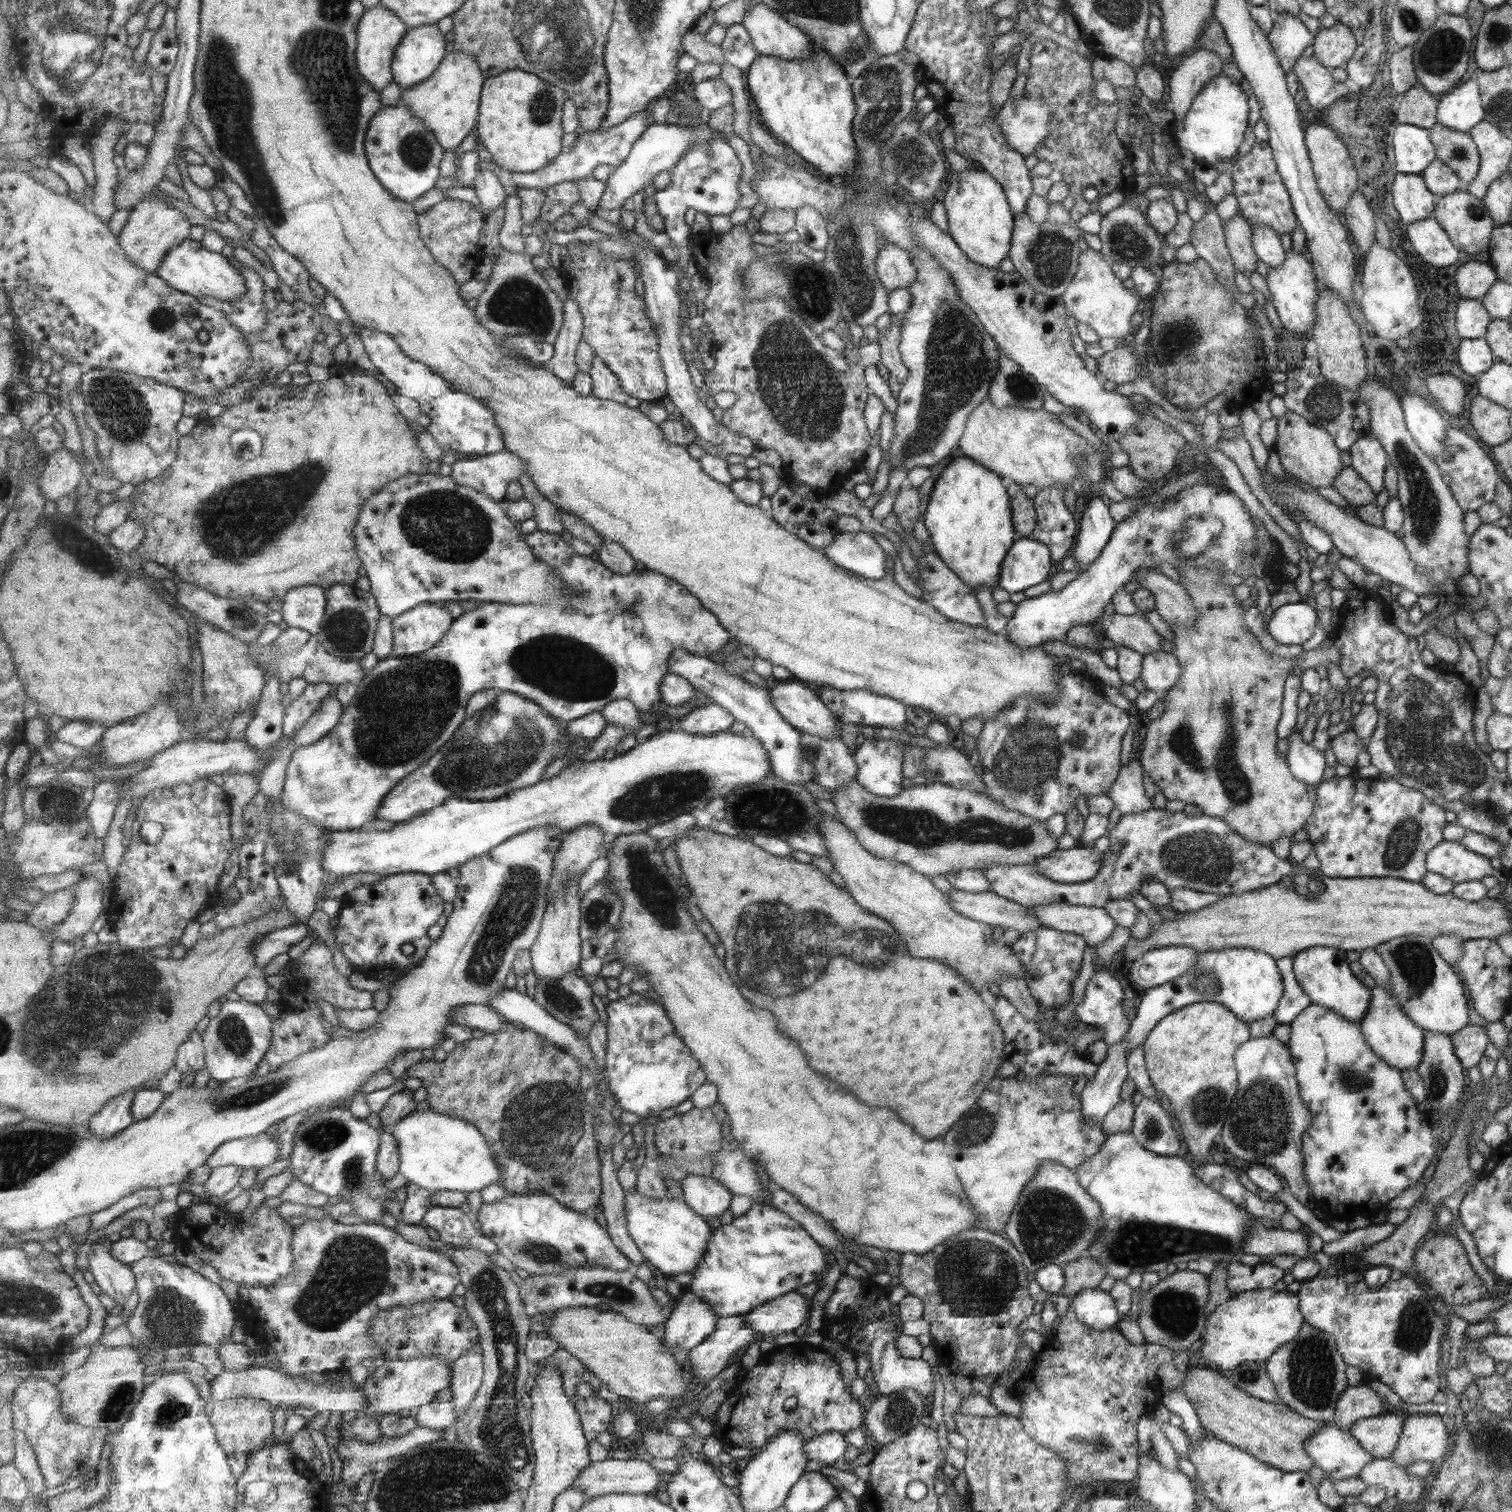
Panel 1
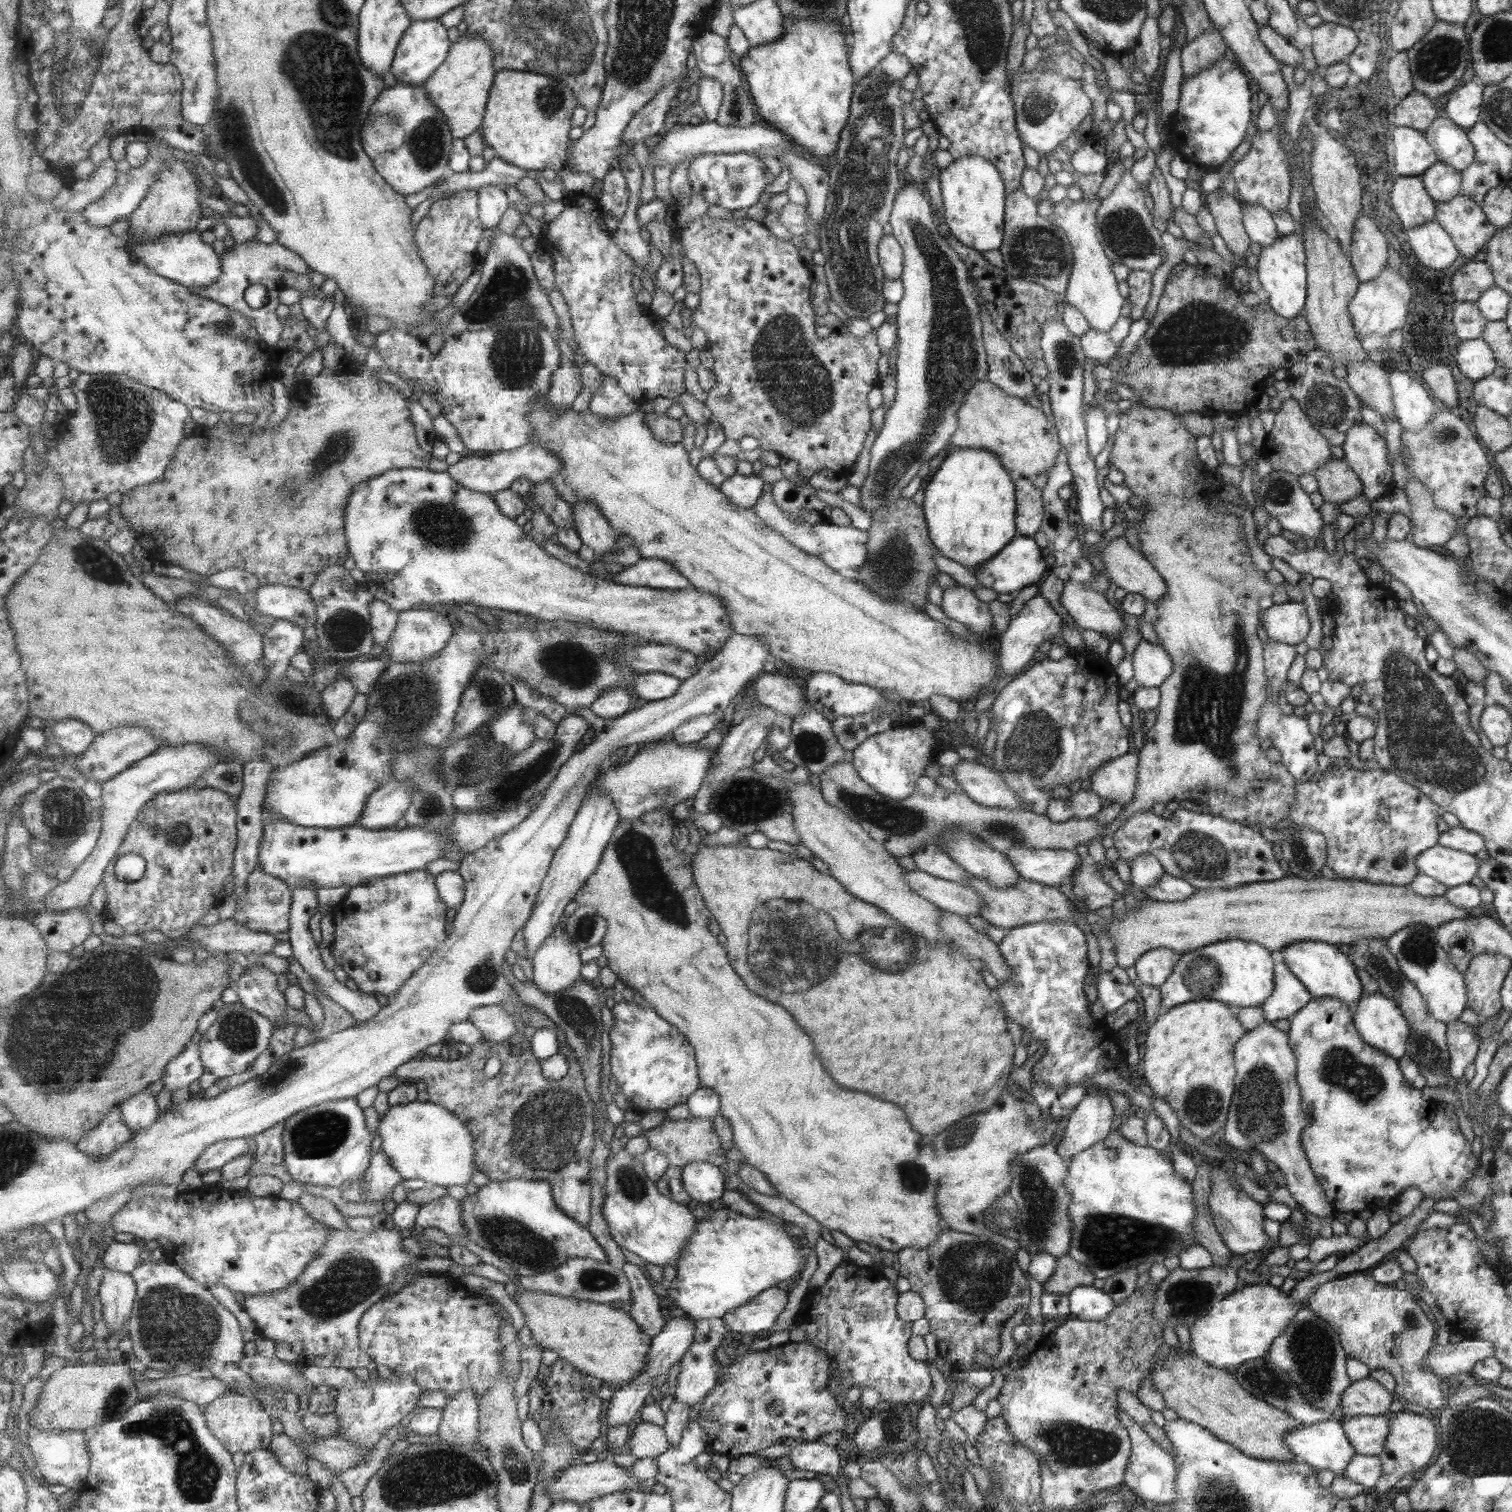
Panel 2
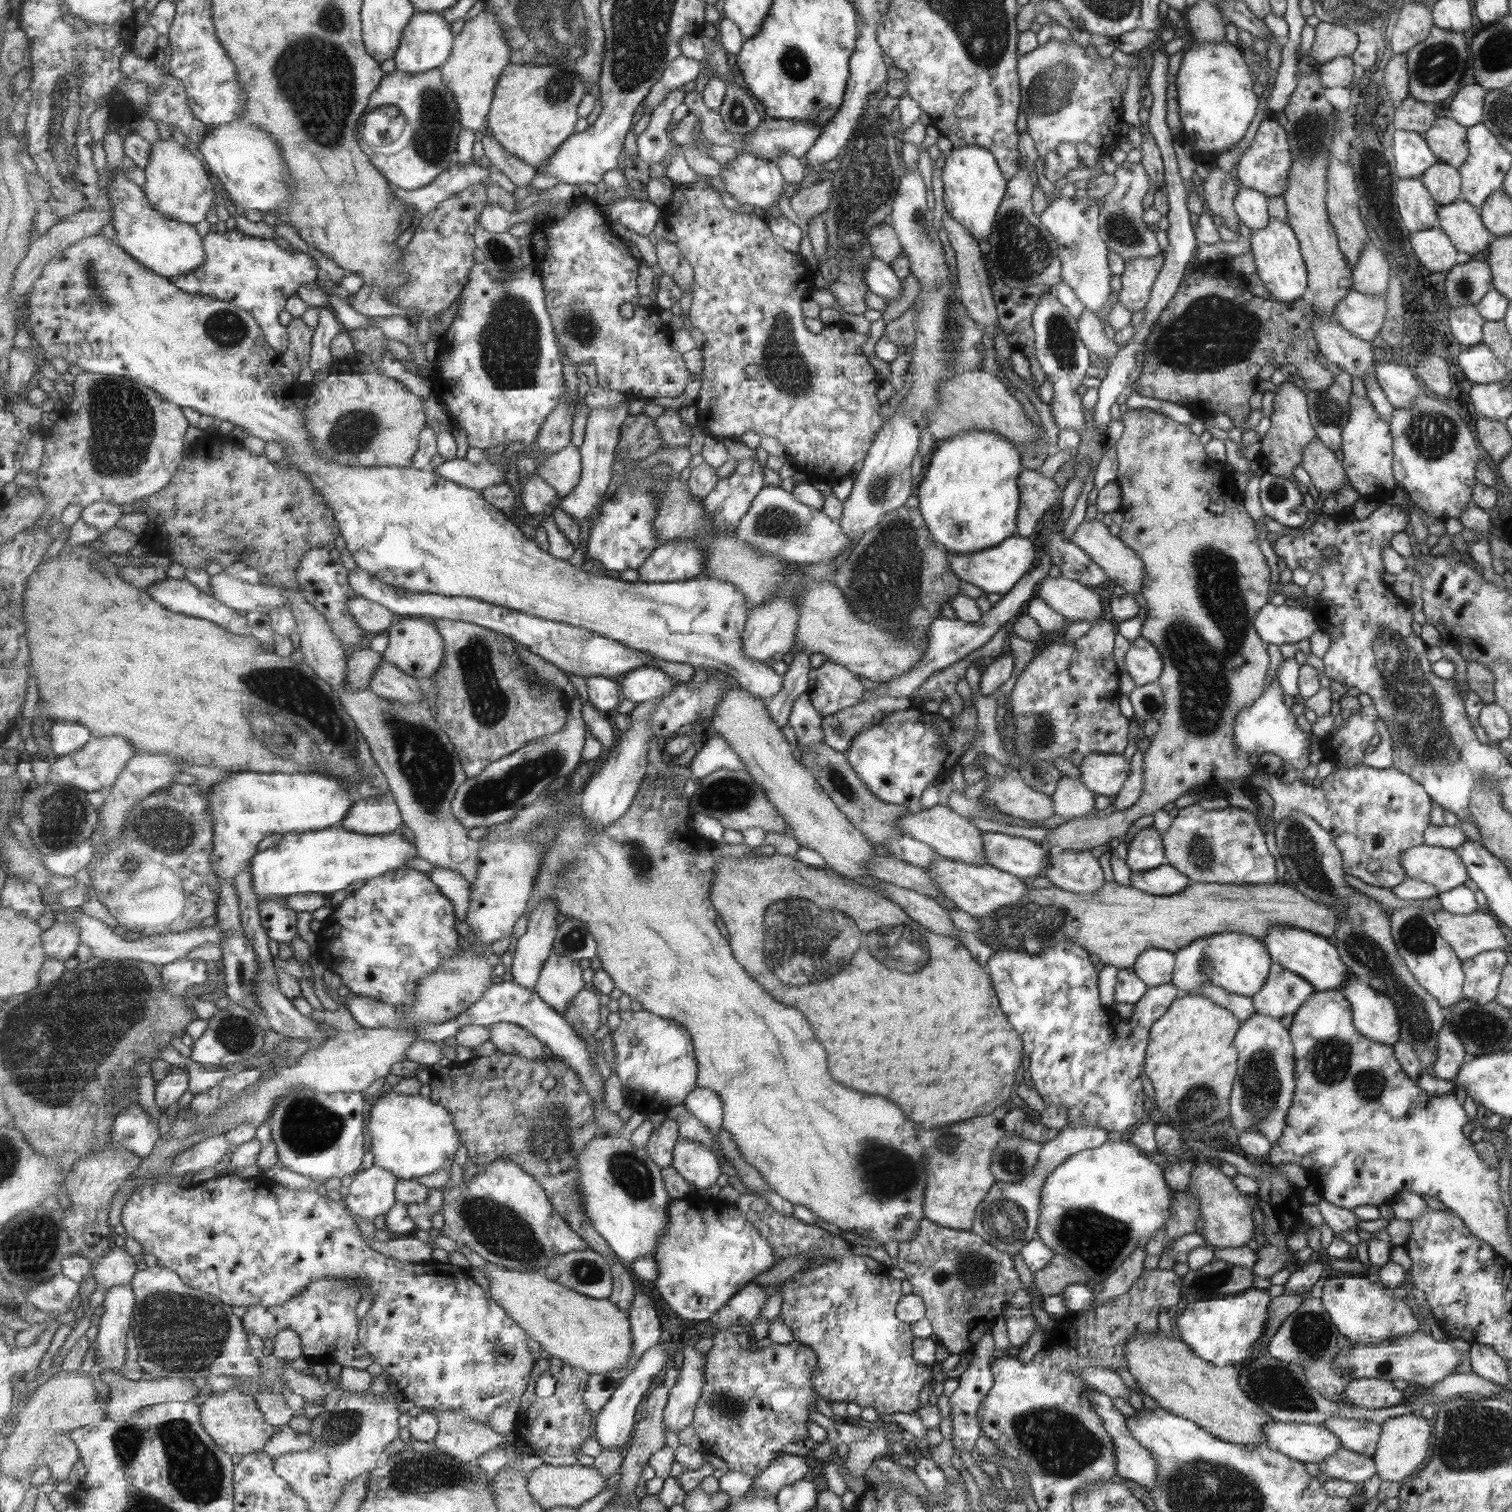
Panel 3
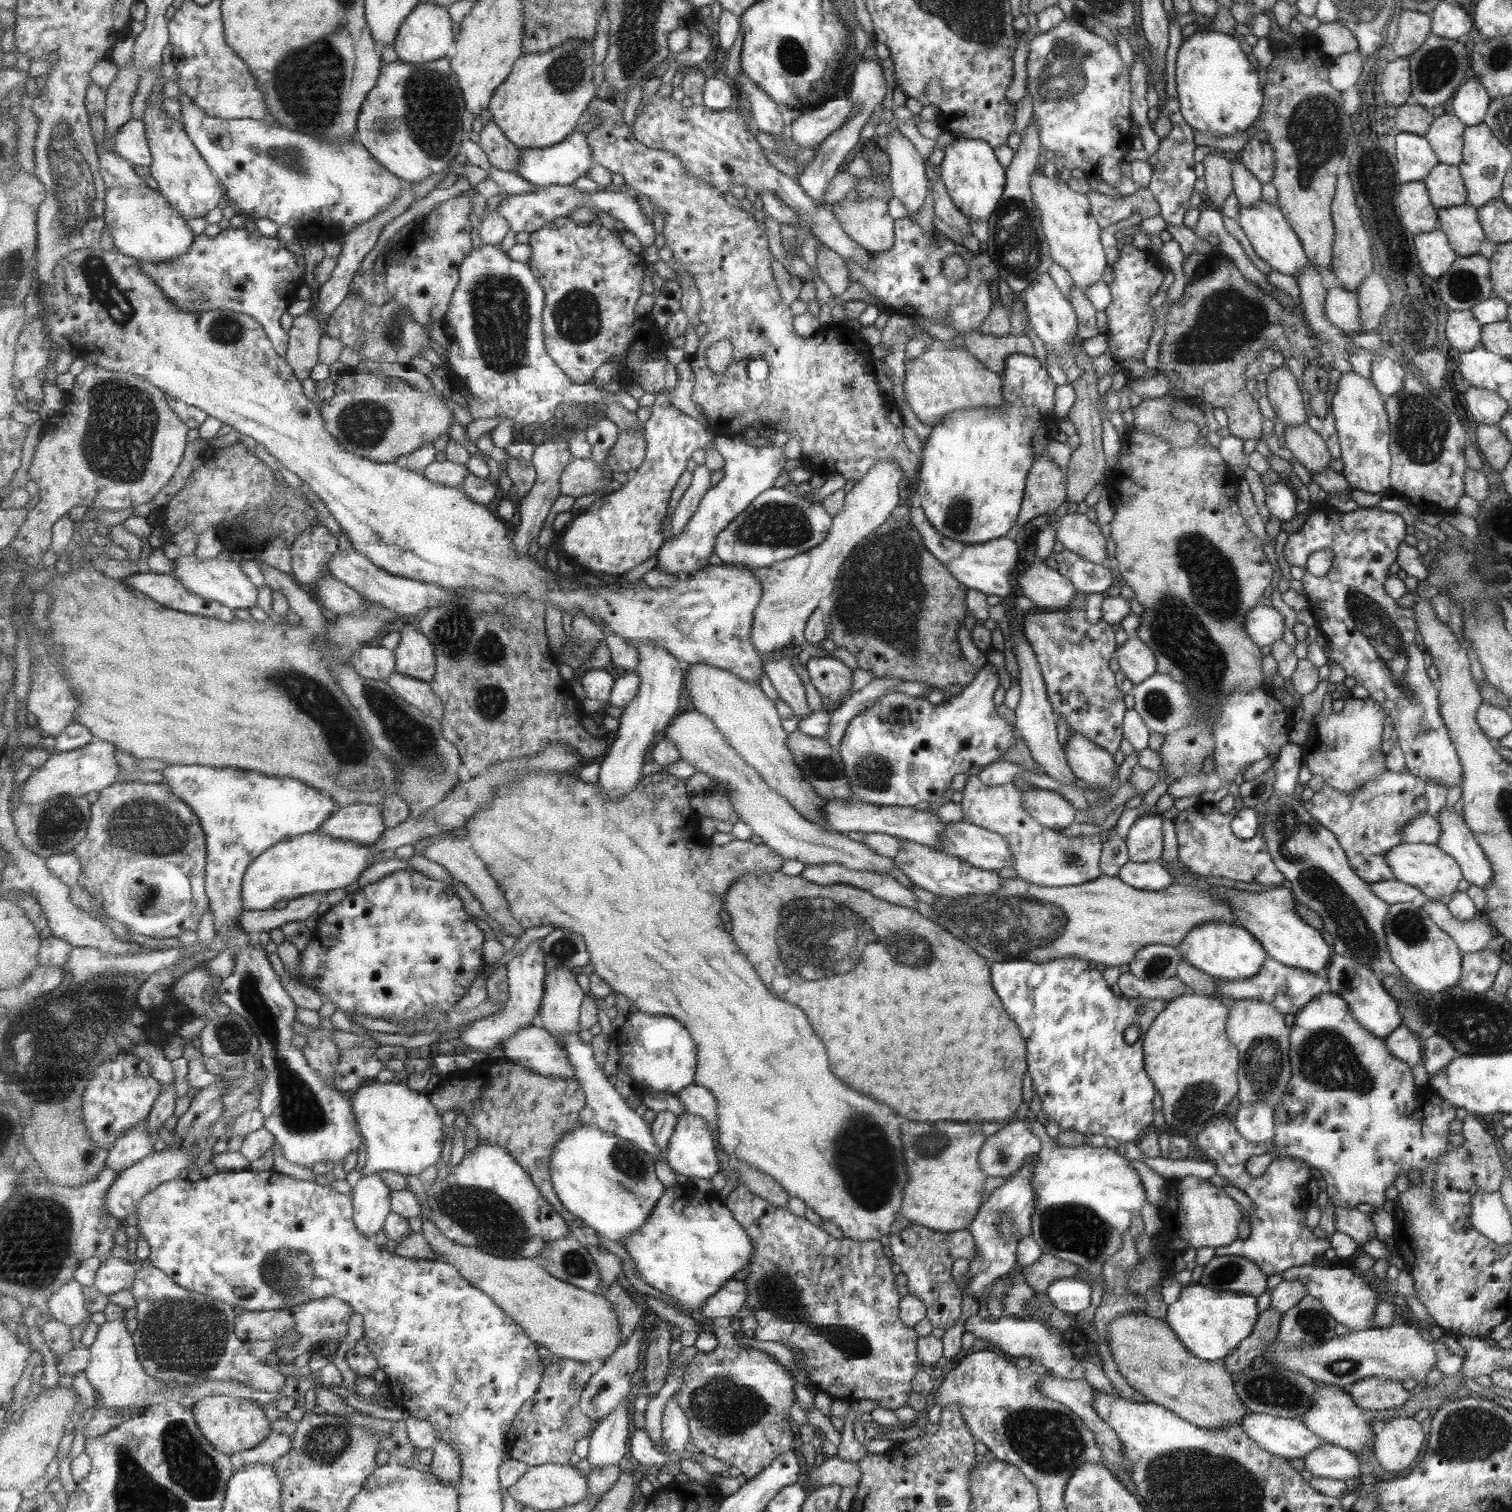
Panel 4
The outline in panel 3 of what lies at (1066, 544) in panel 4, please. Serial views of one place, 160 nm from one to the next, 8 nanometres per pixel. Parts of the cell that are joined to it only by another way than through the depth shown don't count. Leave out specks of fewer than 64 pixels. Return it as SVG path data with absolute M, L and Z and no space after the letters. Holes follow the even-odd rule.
M1083 519L1075 528L1070 541L1083 550L1096 565L1099 565L1106 576L1115 581L1117 586L1121 586L1126 594L1132 595L1134 592L1140 591L1143 580L1142 562L1116 537L1116 533L1107 522Z

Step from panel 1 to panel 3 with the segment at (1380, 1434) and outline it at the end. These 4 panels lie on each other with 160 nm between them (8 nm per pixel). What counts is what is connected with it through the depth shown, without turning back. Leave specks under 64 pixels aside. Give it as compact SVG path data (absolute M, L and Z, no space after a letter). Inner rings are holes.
M1329 1416L1321 1425L1338 1437L1341 1447L1344 1449L1372 1457L1378 1446L1378 1436L1381 1434L1381 1426L1365 1420L1347 1420Z

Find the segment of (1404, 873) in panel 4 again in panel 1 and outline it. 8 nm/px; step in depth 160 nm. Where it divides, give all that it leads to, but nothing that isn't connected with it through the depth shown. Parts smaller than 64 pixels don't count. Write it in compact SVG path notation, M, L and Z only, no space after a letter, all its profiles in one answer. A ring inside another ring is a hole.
M1445 839L1426 855L1426 869L1453 884L1481 880L1483 876L1494 876L1498 881L1506 879L1499 870L1489 865L1487 857L1471 852L1458 841Z

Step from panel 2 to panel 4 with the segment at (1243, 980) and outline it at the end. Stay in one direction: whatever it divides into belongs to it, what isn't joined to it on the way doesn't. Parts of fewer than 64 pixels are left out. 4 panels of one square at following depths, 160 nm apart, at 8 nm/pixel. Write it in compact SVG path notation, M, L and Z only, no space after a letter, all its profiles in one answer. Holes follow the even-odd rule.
M1209 921L1194 926L1177 946L1181 959L1191 963L1197 970L1213 979L1243 979L1259 970L1266 960L1266 951L1261 942L1242 926L1227 924L1225 921Z

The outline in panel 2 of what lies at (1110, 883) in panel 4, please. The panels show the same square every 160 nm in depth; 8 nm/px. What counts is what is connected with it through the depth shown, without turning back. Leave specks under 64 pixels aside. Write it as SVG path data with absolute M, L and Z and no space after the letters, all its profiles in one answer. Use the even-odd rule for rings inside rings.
M1297 876L1283 877L1281 880L1272 880L1262 883L1243 883L1235 888L1206 888L1196 889L1194 894L1188 896L1185 900L1177 902L1159 902L1156 900L1146 899L1139 900L1135 909L1127 909L1122 919L1111 917L1111 922L1105 926L1103 933L1113 943L1115 952L1116 967L1111 971L1099 971L1097 975L1097 1001L1101 1003L1103 1010L1109 1012L1112 1016L1122 1004L1133 1000L1139 984L1136 981L1129 980L1125 973L1125 968L1133 966L1135 961L1148 950L1155 948L1169 948L1182 954L1194 951L1196 948L1213 944L1222 940L1239 939L1251 941L1262 945L1271 954L1273 954L1274 969L1274 986L1270 995L1265 1002L1260 1004L1262 1015L1265 1021L1273 1022L1281 1018L1289 1018L1295 1015L1299 1010L1306 1006L1311 1000L1311 992L1305 985L1287 968L1282 961L1280 953L1283 947L1288 944L1302 940L1325 941L1327 944L1338 946L1339 944L1350 945L1355 940L1383 938L1387 939L1395 934L1400 928L1406 927L1411 923L1421 923L1436 929L1440 924L1448 920L1463 920L1471 917L1480 917L1485 915L1483 907L1476 906L1471 910L1457 908L1446 899L1445 896L1419 896L1411 892L1404 886L1393 886L1392 884L1375 884L1365 880L1336 879L1326 878L1299 878Z

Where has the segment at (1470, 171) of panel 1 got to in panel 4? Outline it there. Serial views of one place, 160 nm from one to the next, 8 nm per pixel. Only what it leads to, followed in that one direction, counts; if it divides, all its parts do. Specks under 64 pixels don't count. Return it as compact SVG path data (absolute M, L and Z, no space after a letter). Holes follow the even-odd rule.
M1451 113L1437 115L1425 137L1441 164L1457 166L1462 162L1462 121Z

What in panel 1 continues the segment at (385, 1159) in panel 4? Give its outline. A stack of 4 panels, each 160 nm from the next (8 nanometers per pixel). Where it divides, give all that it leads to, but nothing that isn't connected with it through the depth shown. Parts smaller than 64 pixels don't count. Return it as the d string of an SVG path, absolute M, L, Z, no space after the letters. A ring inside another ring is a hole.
M429 1108L399 1119L390 1132L399 1143L400 1174L408 1184L417 1184L431 1192L454 1190L470 1193L490 1184L501 1185L501 1169L486 1136L473 1123Z

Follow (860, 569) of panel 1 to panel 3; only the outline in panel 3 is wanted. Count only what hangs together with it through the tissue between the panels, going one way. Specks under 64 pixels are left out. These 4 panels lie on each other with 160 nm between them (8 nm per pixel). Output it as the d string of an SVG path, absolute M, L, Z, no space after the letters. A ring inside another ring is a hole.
M766 486L754 500L750 511L741 519L736 538L752 544L760 554L776 554L785 562L797 565L828 563L850 545L837 520L831 520L820 510L799 502L781 487Z

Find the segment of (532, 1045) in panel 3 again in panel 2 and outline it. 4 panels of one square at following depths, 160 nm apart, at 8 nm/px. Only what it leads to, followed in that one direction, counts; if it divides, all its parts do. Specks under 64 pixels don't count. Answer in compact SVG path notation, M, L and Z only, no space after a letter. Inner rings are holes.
M502 1005L477 1008L471 1013L470 1020L481 1029L485 1040L490 1042L507 1042L521 1029Z

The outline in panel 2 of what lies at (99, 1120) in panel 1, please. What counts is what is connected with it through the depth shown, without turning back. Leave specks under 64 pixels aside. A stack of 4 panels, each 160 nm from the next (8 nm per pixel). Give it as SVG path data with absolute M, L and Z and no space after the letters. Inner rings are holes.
M116 1108L95 1130L91 1130L91 1133L85 1135L77 1144L79 1151L89 1157L105 1158L121 1151L133 1136L133 1131L123 1122L122 1112Z

